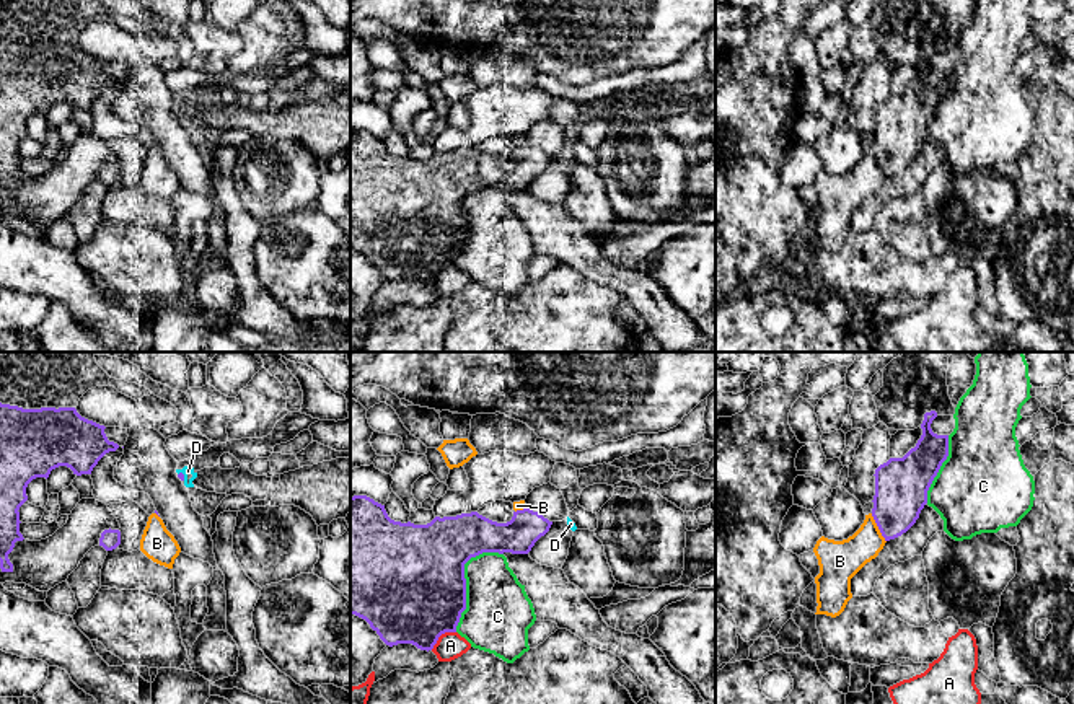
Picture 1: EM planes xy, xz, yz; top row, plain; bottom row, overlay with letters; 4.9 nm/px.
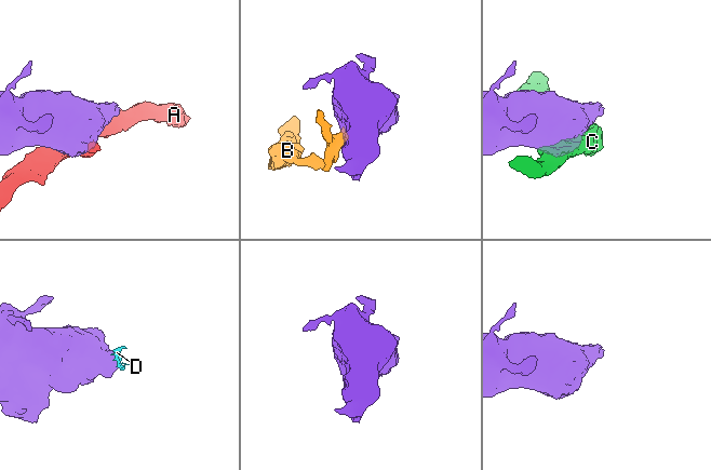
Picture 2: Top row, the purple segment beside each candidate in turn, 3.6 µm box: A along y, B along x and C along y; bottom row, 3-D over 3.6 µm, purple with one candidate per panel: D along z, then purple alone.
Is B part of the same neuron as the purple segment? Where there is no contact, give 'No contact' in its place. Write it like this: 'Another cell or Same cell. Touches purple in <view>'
Another cell. Touches purple in yz

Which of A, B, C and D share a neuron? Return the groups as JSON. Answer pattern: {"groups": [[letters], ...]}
{"groups": [["A"], ["B"], ["C"], ["D"]]}

